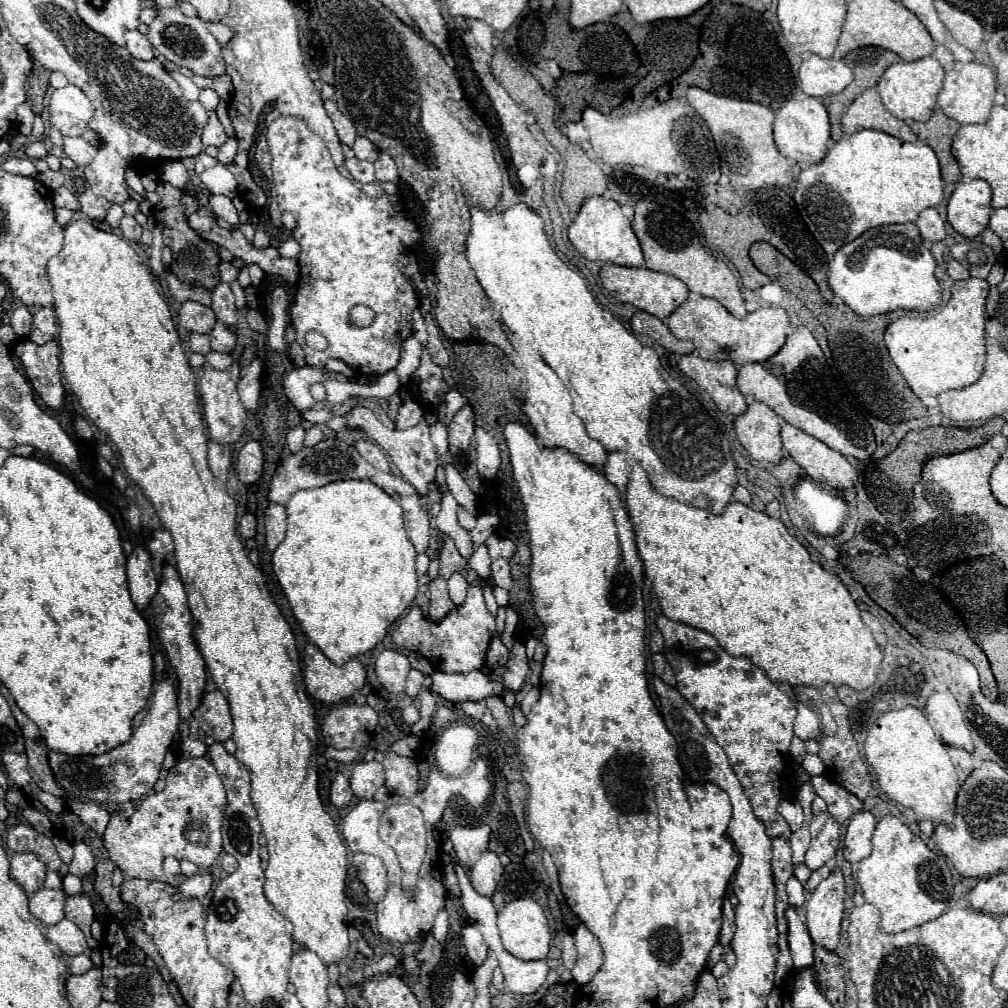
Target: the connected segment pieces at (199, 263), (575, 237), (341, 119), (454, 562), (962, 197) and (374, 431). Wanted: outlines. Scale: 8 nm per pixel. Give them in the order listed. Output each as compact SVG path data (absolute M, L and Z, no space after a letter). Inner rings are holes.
M162 183L158 189L160 195L160 203L156 205L154 217L164 225L164 243L172 249L174 261L170 263L172 273L186 285L202 285L208 291L212 291L216 287L216 283L220 283L220 273L218 273L218 265L220 265L220 255L216 251L216 247L202 239L198 231L190 229L188 219L184 215L184 207L180 205L180 191L168 183Z
M604 195L588 197L582 203L574 223L568 229L568 239L576 247L576 251L588 261L610 261L616 265L642 265L644 263L642 249L632 231L630 221L624 217L618 203Z
M326 101L324 107L328 111L328 117L334 121L334 127L336 127L336 133L338 133L340 141L346 143L346 145L354 145L354 141L356 141L358 135L356 135L356 127L352 125L352 121L338 111L338 107L336 107L334 101Z
M442 535L444 545L440 551L440 577L448 579L454 571L462 569L462 555L456 551L452 539L448 535Z
M964 179L956 183L948 199L948 223L964 237L978 237L990 221L992 191L984 179Z
M354 407L350 413L348 413L348 427L354 427L354 429L360 429L364 431L368 437L372 437L384 451L386 455L390 457L390 461L398 467L398 471L402 473L402 477L414 485L414 489L420 493L420 495L426 495L430 491L430 485L434 483L436 479L436 467L438 467L438 455L434 451L434 445L430 441L430 431L428 431L428 423L422 419L416 427L410 427L410 429L404 429L404 431L398 431L398 429L388 429L386 425L382 425L378 421L378 417L366 409L366 407Z

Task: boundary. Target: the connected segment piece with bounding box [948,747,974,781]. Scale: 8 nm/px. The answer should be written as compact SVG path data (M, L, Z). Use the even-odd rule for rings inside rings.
M948 747L948 755L950 755L952 763L956 765L956 771L960 775L960 781L964 781L968 777L968 773L974 769L970 753L964 751L964 749L958 749L958 747Z

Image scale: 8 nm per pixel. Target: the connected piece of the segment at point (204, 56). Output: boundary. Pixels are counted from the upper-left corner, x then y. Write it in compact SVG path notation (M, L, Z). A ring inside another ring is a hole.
M156 7L156 11L158 11L158 17L150 23L148 39L160 55L164 55L168 61L172 61L178 67L188 67L194 75L216 77L224 73L224 59L222 59L220 45L206 29L200 17L186 17L176 7L170 7L170 9Z

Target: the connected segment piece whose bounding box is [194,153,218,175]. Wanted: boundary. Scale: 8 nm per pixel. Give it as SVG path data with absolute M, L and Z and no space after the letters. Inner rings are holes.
M200 153L198 157L196 157L196 163L194 163L194 171L200 175L204 169L208 169L208 167L214 167L218 163L218 159L214 159L214 157L208 157L206 153Z

